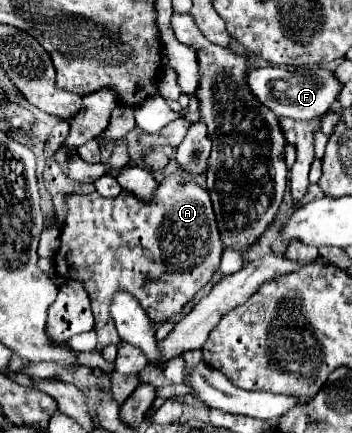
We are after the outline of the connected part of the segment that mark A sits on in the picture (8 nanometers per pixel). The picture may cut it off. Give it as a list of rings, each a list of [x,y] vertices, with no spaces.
[[[177,172],[165,176],[147,202],[133,192],[121,190],[117,198],[103,198],[99,192],[87,196],[71,194],[67,198],[67,206],[69,214],[65,226],[61,228],[61,248],[55,256],[55,270],[61,274],[61,278],[77,278],[85,284],[95,316],[99,352],[105,344],[119,342],[119,334],[107,310],[115,288],[125,288],[131,292],[153,322],[163,322],[179,314],[181,308],[211,280],[219,268],[223,244],[219,238],[209,192],[195,180],[187,180]]]

